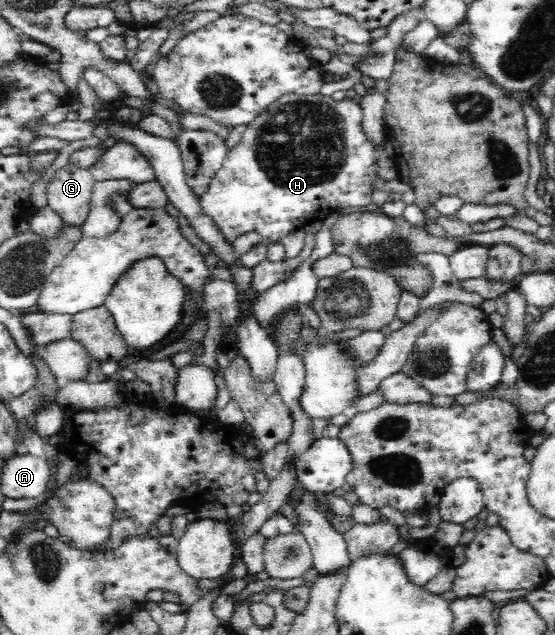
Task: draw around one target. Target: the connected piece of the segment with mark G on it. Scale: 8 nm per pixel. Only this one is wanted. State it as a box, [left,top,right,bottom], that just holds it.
[47,163,96,228]

